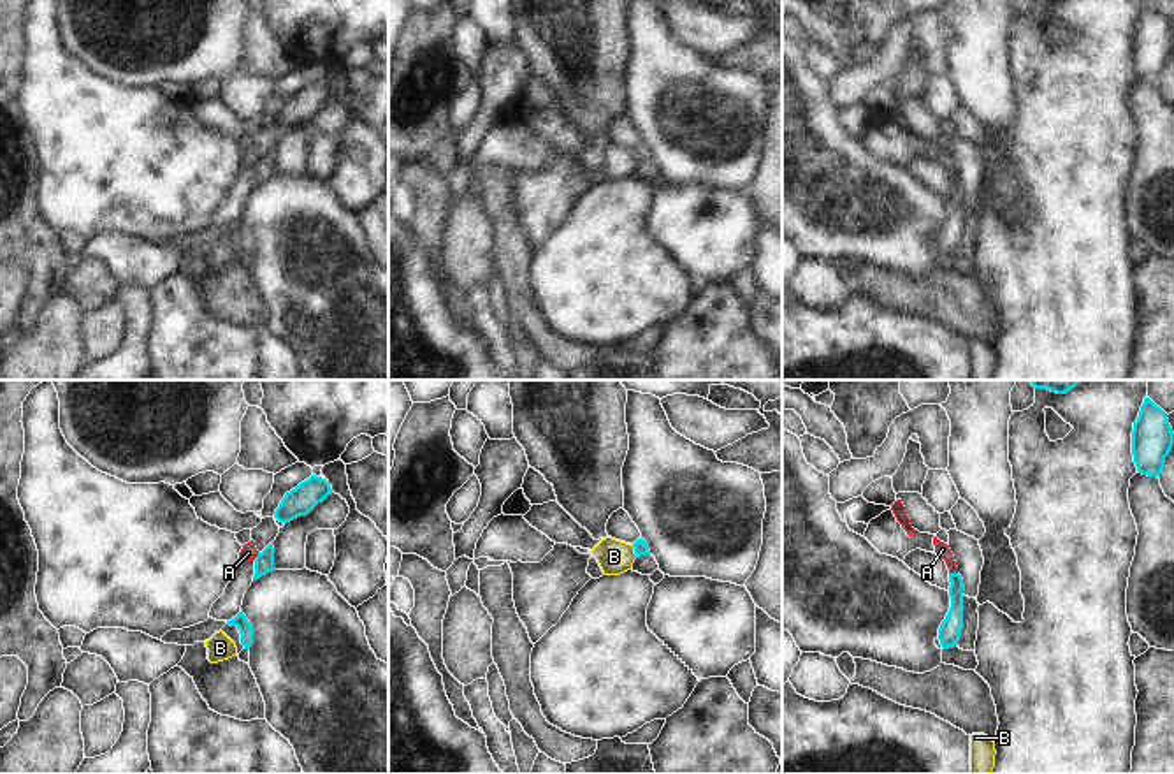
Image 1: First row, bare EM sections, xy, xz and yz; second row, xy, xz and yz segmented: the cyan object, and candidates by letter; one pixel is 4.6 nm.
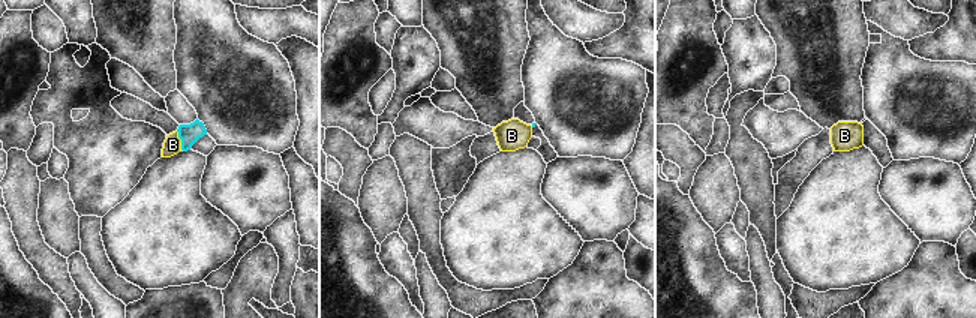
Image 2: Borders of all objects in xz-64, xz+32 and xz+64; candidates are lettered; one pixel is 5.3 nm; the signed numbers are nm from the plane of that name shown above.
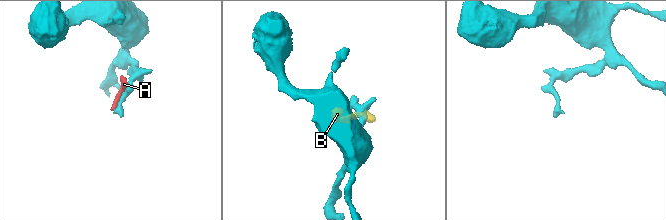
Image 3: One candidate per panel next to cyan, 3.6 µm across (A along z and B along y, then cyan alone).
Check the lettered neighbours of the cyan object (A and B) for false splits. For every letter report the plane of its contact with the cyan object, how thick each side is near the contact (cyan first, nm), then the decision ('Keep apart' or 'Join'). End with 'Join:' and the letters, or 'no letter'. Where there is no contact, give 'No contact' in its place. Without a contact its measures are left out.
A: Touches cyan in xy. Thickness 90 nm (cyan) against 80 nm. Keep apart
B: Touches cyan in xz. Thickness 70 nm (cyan) against 160 nm. Keep apart
Join: no letter

